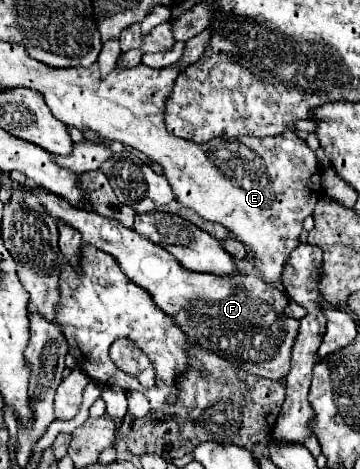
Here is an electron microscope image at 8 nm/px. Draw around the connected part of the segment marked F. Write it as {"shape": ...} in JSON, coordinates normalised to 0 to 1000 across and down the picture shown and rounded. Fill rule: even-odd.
{"shape":[[[94,403],[122,429],[150,467],[172,467],[228,497],[228,514],[306,539],[339,578],[394,616],[422,625],[433,650],[489,680],[522,723],[606,761],[644,770],[644,778],[722,804],[789,808],[806,791],[811,740],[828,714],[828,684],[789,667],[806,646],[794,620],[739,603],[717,586],[661,582],[656,591],[600,591],[583,582],[533,582],[511,574],[489,548],[456,527],[411,514],[378,488],[344,484],[333,471],[283,463],[261,450],[200,441],[167,416],[128,403]]]}

